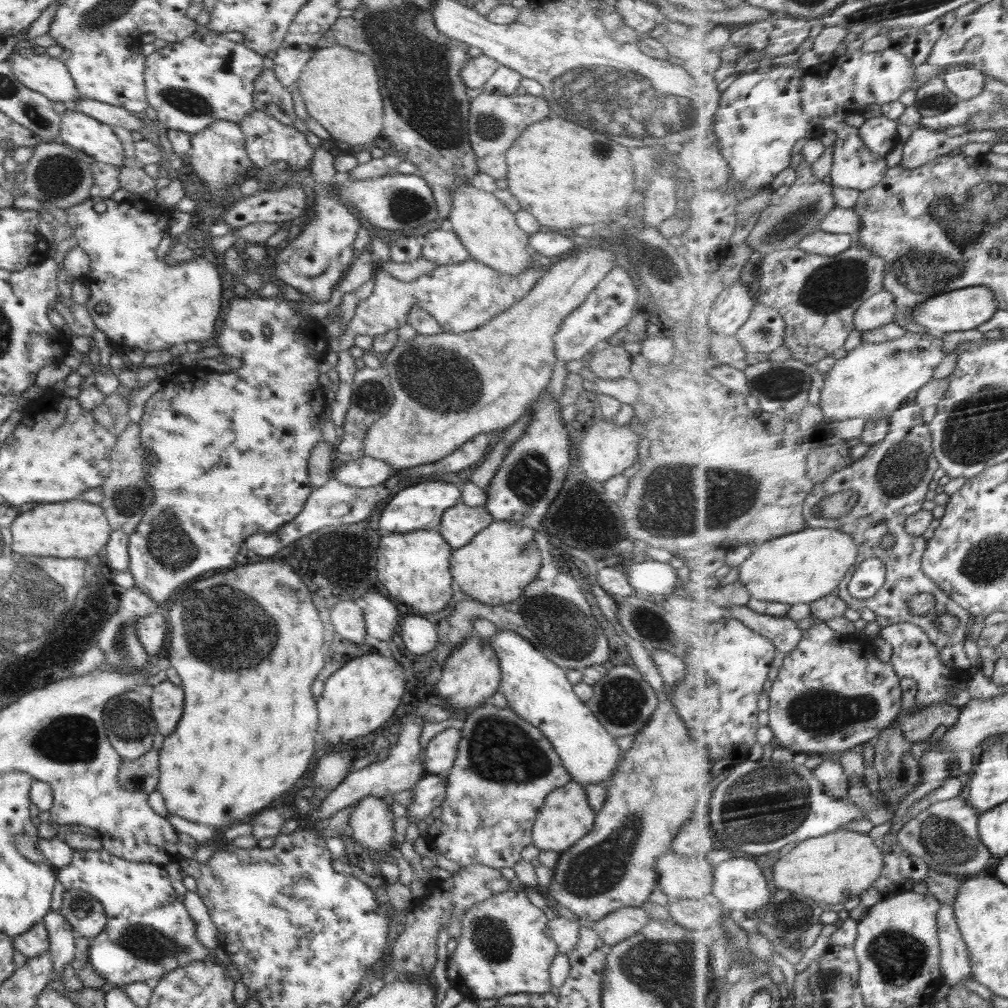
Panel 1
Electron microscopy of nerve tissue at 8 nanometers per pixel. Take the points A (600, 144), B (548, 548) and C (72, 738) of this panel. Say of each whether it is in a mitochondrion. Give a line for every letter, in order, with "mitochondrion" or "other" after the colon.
A: mitochondrion
B: other
C: mitochondrion

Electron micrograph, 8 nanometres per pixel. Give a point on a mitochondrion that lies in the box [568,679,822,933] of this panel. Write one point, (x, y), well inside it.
(763, 807)

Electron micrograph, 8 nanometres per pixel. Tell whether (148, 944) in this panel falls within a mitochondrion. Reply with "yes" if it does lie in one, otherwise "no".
yes

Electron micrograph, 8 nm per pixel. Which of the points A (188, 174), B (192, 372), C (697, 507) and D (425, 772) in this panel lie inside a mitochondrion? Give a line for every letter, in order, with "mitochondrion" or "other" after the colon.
A: other
B: other
C: mitochondrion
D: other

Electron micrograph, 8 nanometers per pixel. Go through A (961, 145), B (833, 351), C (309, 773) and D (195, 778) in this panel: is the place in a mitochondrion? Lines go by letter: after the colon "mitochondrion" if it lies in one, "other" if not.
A: other
B: other
C: other
D: mitochondrion

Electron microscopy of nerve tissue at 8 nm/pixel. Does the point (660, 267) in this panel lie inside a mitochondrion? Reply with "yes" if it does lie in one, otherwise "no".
yes

